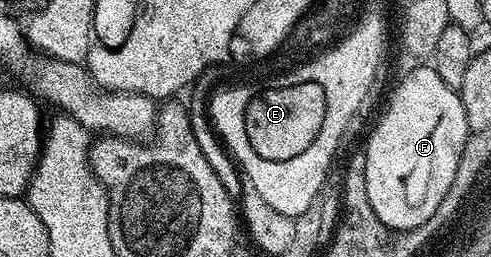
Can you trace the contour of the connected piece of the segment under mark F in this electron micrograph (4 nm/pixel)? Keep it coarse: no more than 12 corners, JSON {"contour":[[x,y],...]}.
{"contour":[[435,67],[401,78],[366,156],[393,233],[442,206],[468,135]]}

